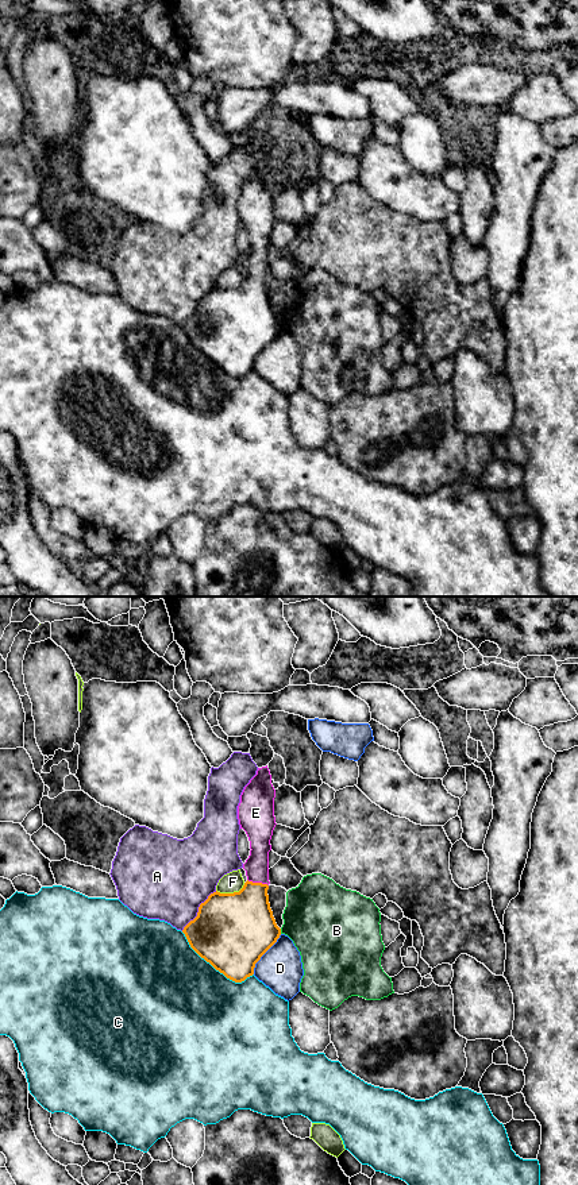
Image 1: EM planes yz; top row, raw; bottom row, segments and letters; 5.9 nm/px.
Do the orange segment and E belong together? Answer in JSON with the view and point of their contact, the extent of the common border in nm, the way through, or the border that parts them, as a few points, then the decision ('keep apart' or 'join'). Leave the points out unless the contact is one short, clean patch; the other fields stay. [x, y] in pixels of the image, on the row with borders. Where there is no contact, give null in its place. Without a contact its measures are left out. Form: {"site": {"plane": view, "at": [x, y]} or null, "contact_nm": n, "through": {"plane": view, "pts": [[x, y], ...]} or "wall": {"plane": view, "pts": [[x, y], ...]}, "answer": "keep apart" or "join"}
{"site": {"plane": "yz", "at": [258, 883]}, "contact_nm": 130, "through": {"plane": "yz", "pts": [[243, 922], [258, 883], [257, 865]]}, "answer": "join"}

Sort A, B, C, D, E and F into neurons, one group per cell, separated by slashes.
A / B / C / D / E / F

